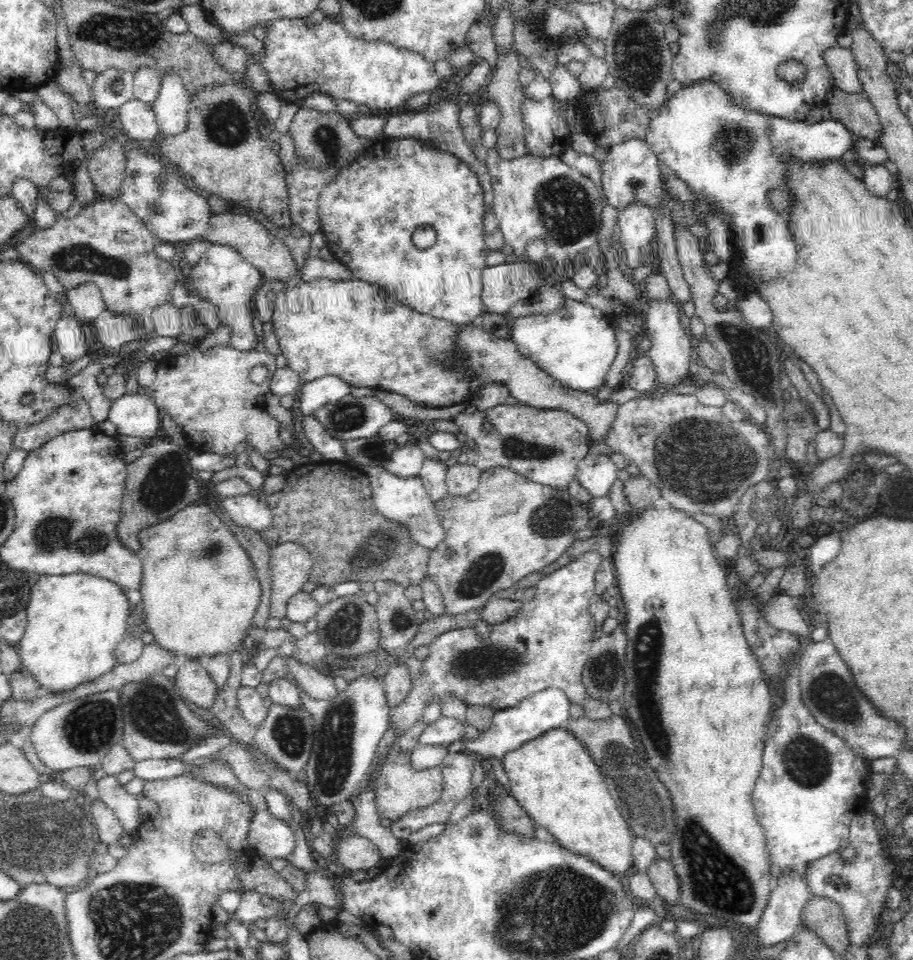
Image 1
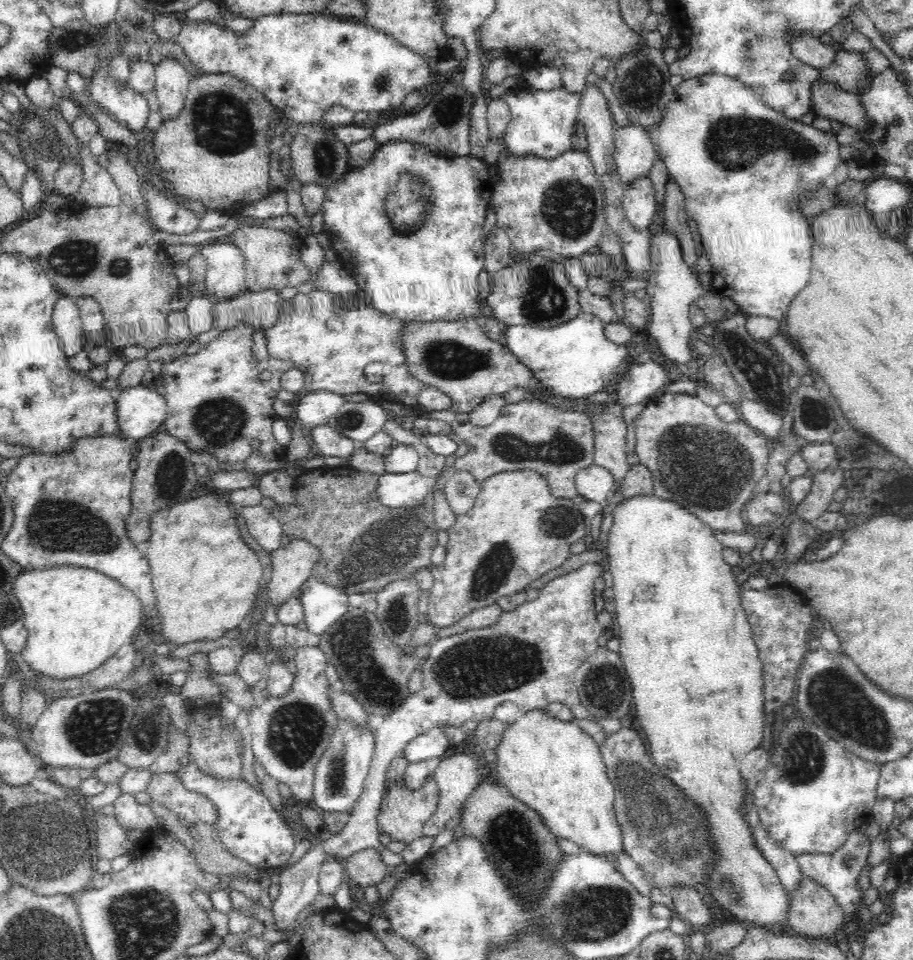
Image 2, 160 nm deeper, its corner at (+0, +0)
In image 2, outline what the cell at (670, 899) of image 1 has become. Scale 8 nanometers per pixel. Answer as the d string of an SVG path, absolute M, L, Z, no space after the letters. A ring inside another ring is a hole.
M682 883L670 887L670 895L676 907L674 914L690 926L700 928L700 926L714 924L716 914L706 905L696 888L685 886L685 883Z

